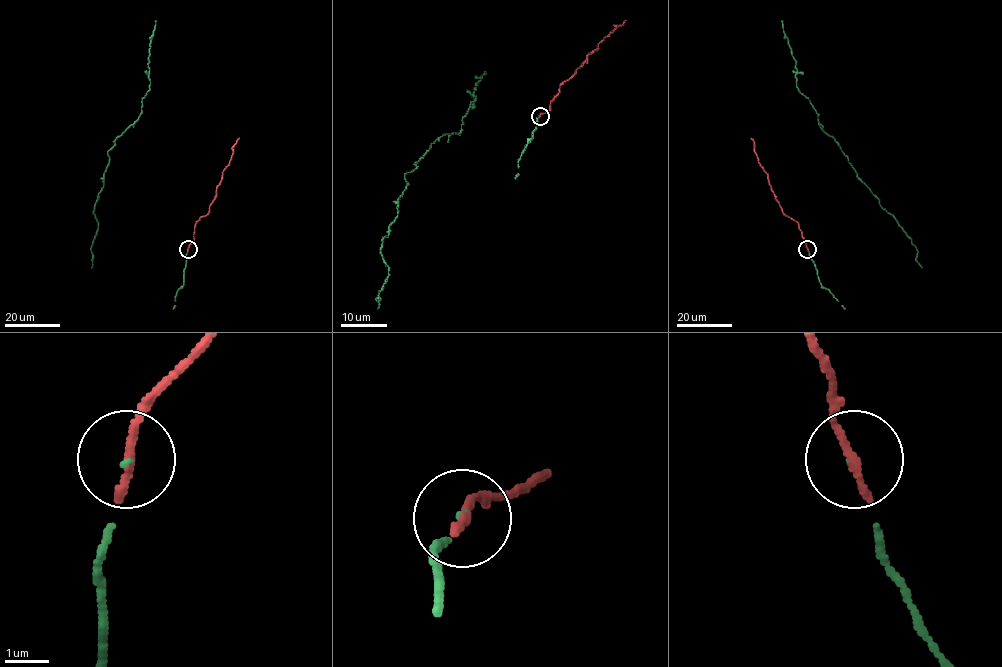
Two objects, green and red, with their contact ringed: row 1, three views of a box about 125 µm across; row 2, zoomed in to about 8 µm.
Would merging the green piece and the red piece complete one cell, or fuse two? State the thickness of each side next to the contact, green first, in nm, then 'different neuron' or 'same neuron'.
calibres 50 and 240 nm; same neuron

